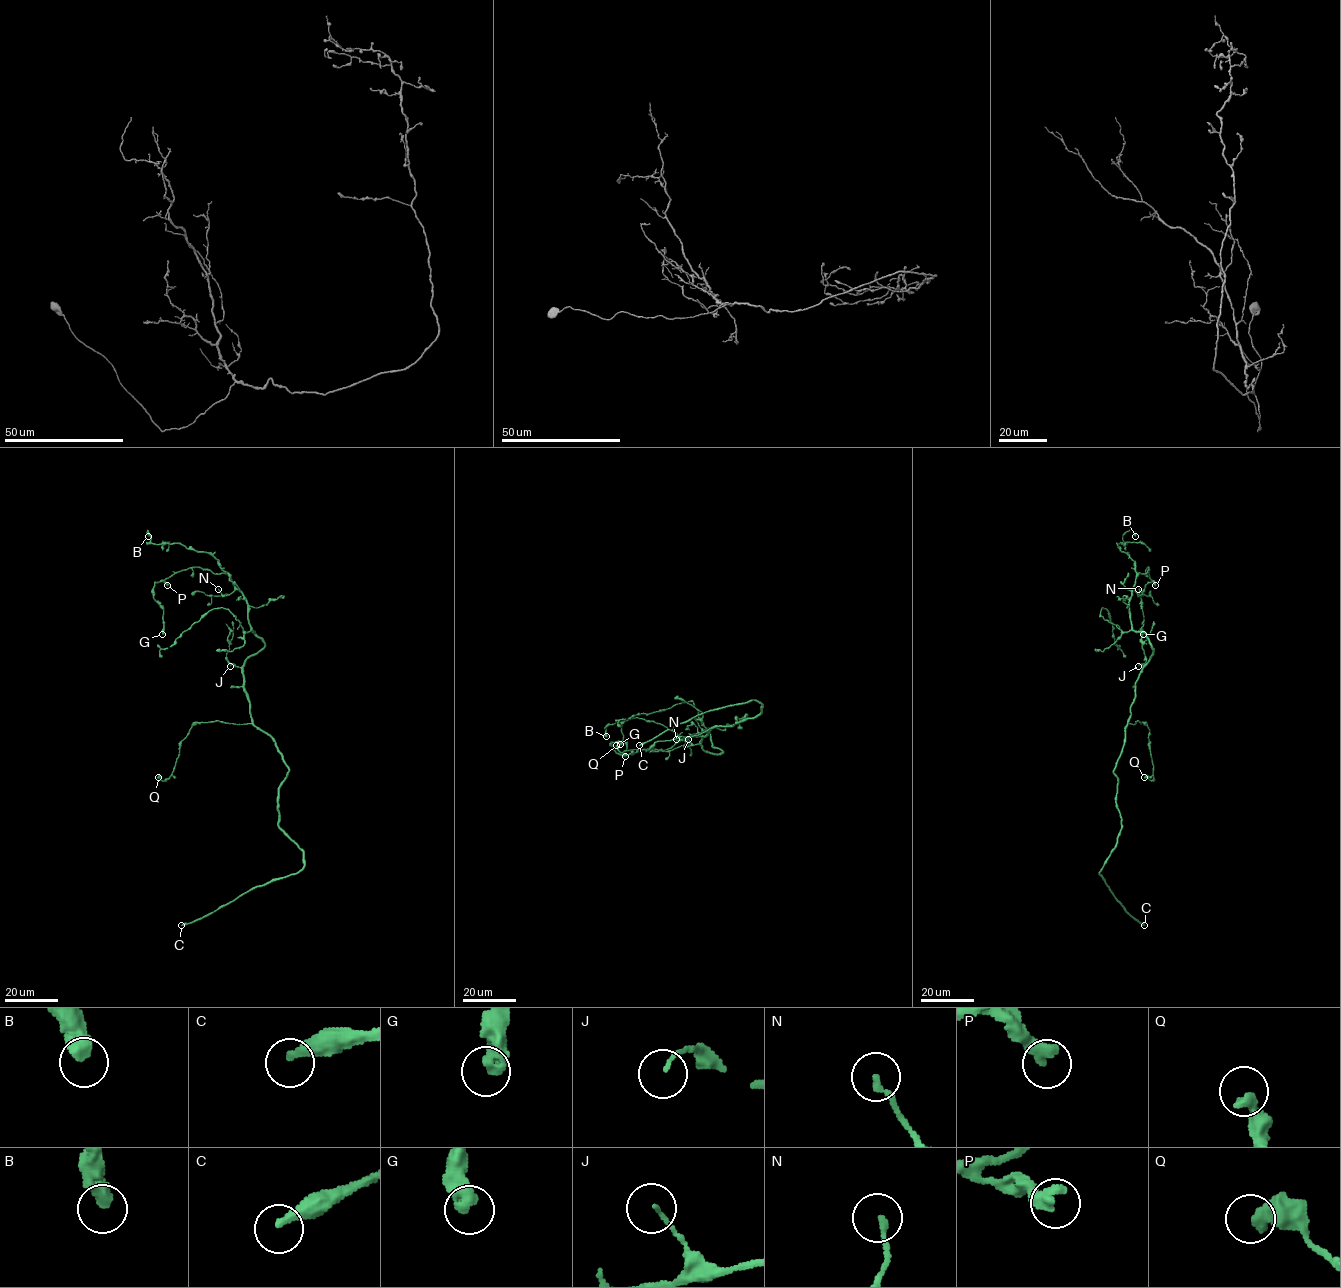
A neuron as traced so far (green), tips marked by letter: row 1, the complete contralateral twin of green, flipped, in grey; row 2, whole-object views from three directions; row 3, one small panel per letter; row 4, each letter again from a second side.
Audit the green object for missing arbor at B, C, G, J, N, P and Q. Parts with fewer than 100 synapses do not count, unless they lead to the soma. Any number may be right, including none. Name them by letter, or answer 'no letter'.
C

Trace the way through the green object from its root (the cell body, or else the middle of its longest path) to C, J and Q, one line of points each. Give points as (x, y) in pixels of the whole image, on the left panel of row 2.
C: (253, 722), (272, 738), (289, 770), (279, 791), (279, 827), (303, 852), (304, 866), (252, 887), (181, 925)
J: (253, 722), (243, 672), (233, 664), (230, 666)
Q: (253, 722), (195, 722), (181, 742), (172, 774), (164, 780), (158, 777)

